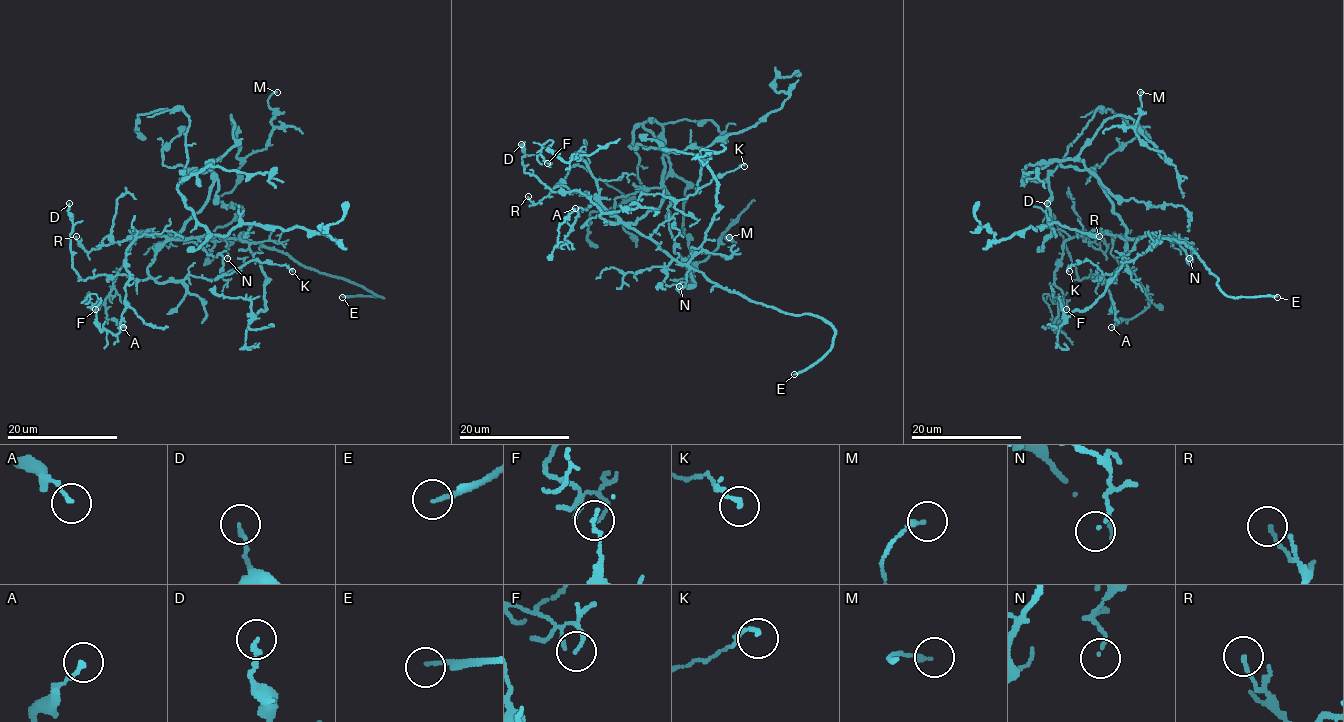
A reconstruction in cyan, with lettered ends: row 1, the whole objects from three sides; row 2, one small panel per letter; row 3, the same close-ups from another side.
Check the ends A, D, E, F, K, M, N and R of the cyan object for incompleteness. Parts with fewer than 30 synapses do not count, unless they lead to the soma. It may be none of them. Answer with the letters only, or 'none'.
E

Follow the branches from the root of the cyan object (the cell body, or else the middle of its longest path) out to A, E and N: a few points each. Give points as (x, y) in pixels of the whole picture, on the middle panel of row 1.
A: (664, 192), (661, 204), (632, 224), (597, 204), (579, 207), (558, 247), (558, 228), (575, 208)
E: (664, 192), (661, 204), (631, 228), (722, 287), (788, 313), (817, 315), (832, 327), (833, 345), (794, 374)
N: (664, 192), (661, 204), (630, 226), (689, 268), (686, 283), (679, 286)

